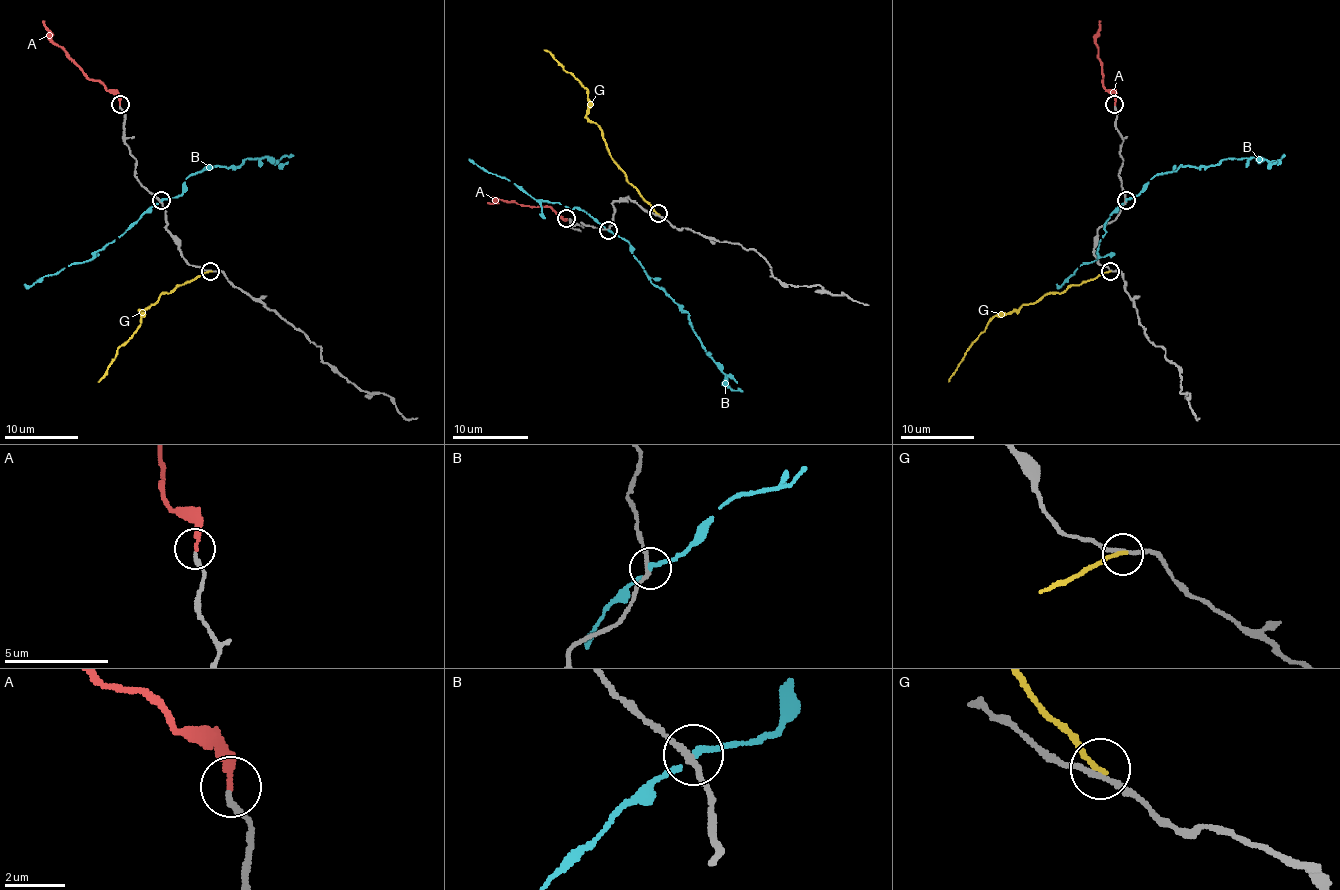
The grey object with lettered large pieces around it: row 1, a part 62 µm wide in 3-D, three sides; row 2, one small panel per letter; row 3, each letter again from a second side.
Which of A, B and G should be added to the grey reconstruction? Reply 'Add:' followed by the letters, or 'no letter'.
Add: A

